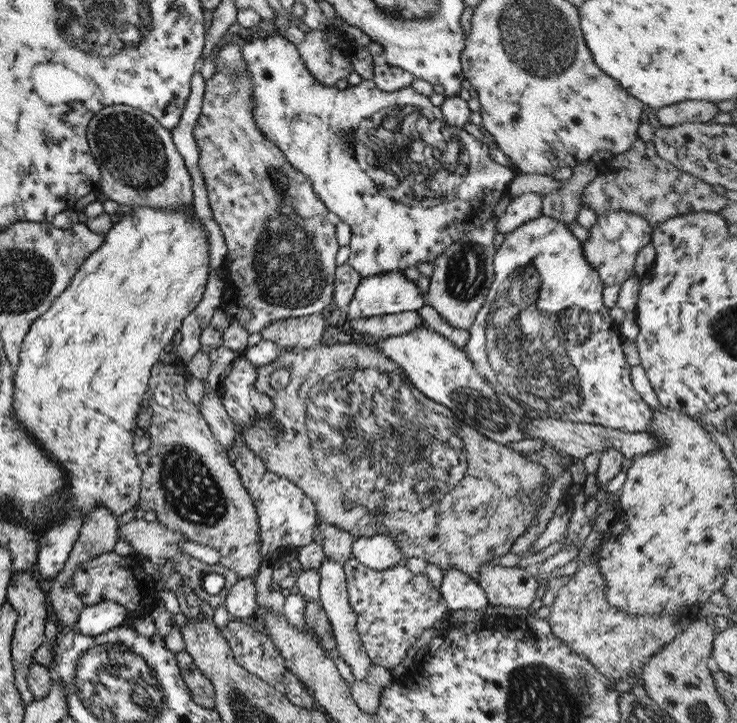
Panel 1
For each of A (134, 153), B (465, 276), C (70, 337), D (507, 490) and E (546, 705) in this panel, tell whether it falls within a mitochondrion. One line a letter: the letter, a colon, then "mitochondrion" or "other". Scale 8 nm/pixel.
A: mitochondrion
B: mitochondrion
C: other
D: other
E: mitochondrion

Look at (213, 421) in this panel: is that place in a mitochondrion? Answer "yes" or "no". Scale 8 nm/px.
no

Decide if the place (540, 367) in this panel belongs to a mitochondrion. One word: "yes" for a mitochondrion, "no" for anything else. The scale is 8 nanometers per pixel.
yes

